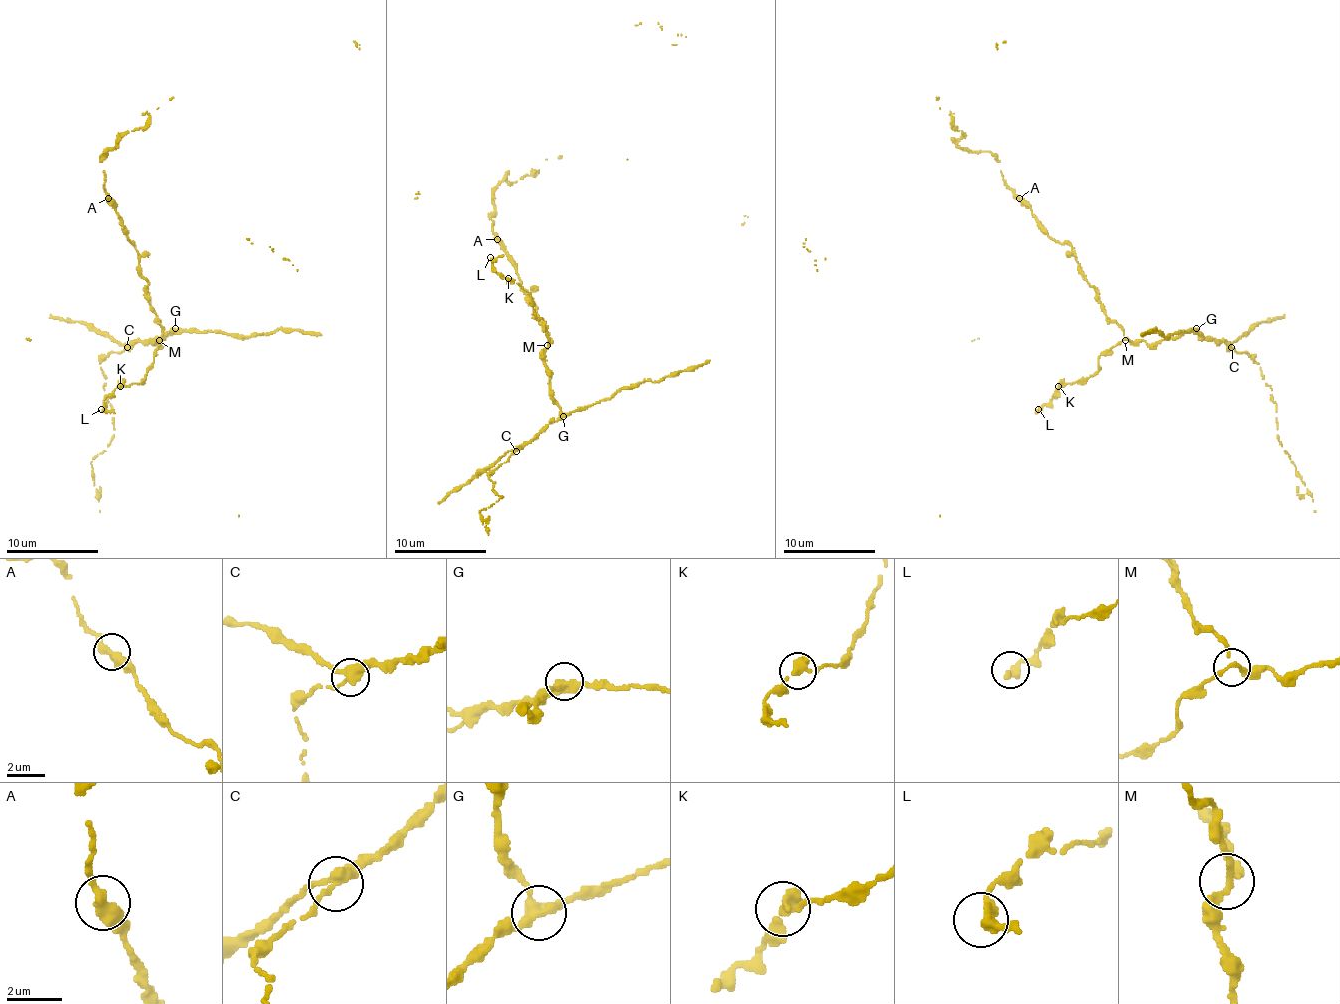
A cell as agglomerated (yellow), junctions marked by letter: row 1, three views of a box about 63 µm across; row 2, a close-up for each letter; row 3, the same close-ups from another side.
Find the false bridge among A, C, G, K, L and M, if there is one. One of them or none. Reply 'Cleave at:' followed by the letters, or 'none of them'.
Cleave at: C

